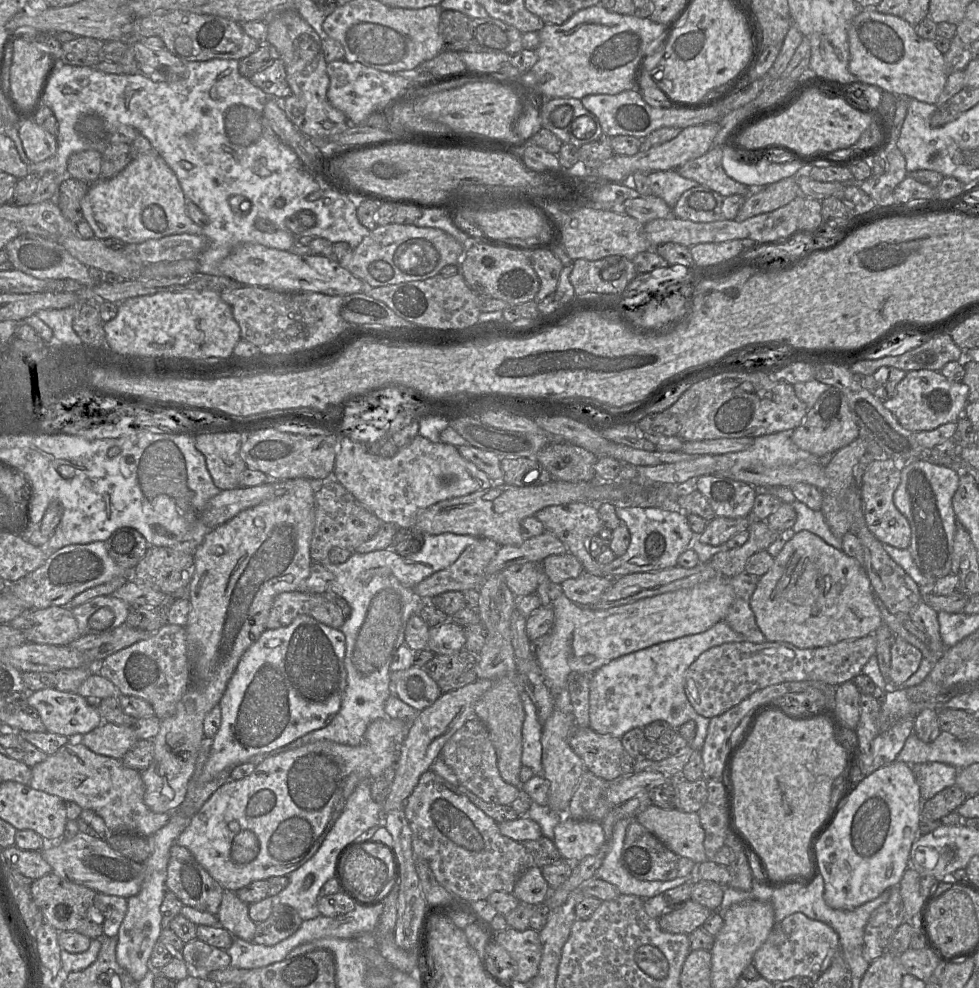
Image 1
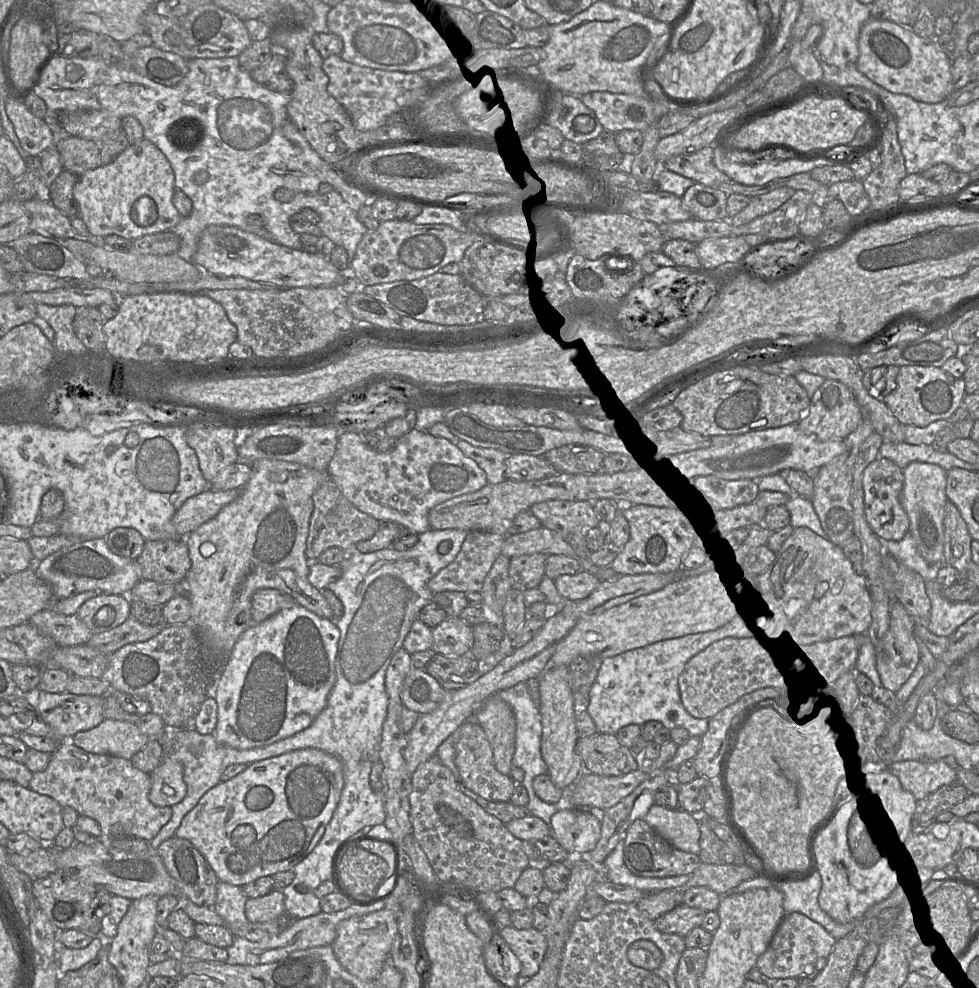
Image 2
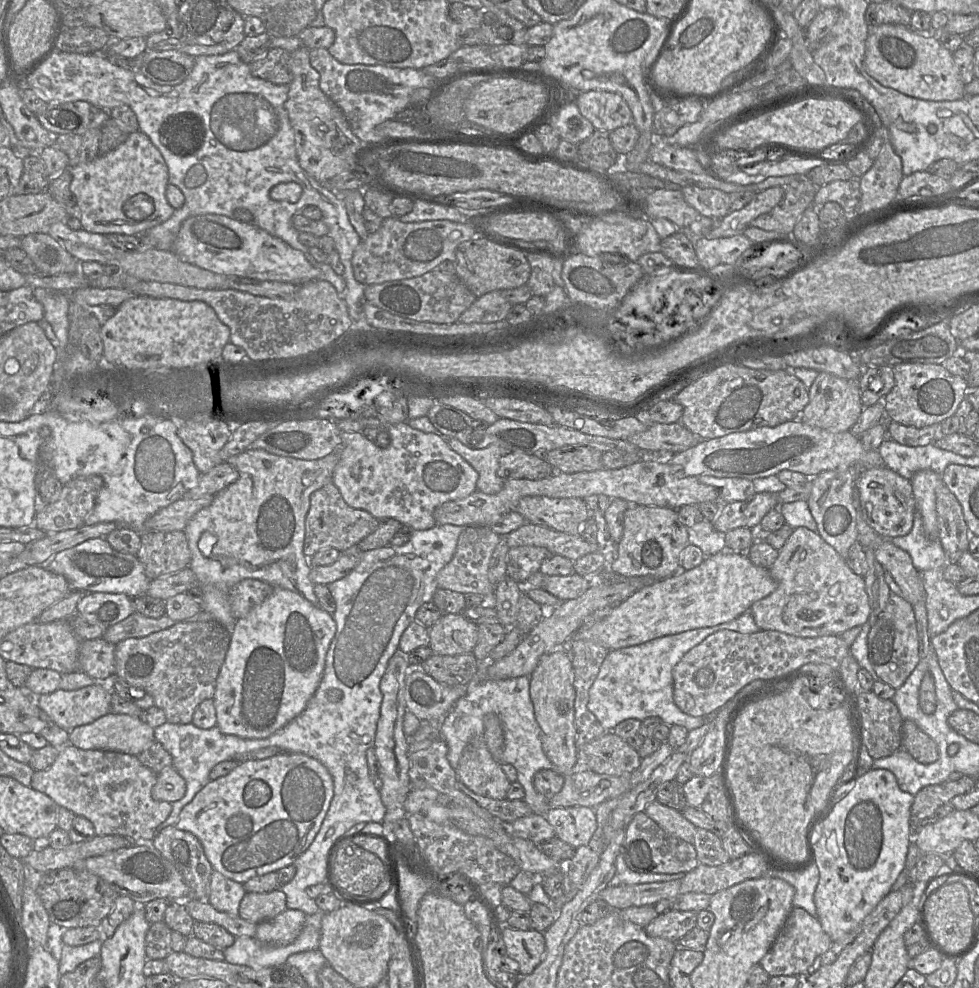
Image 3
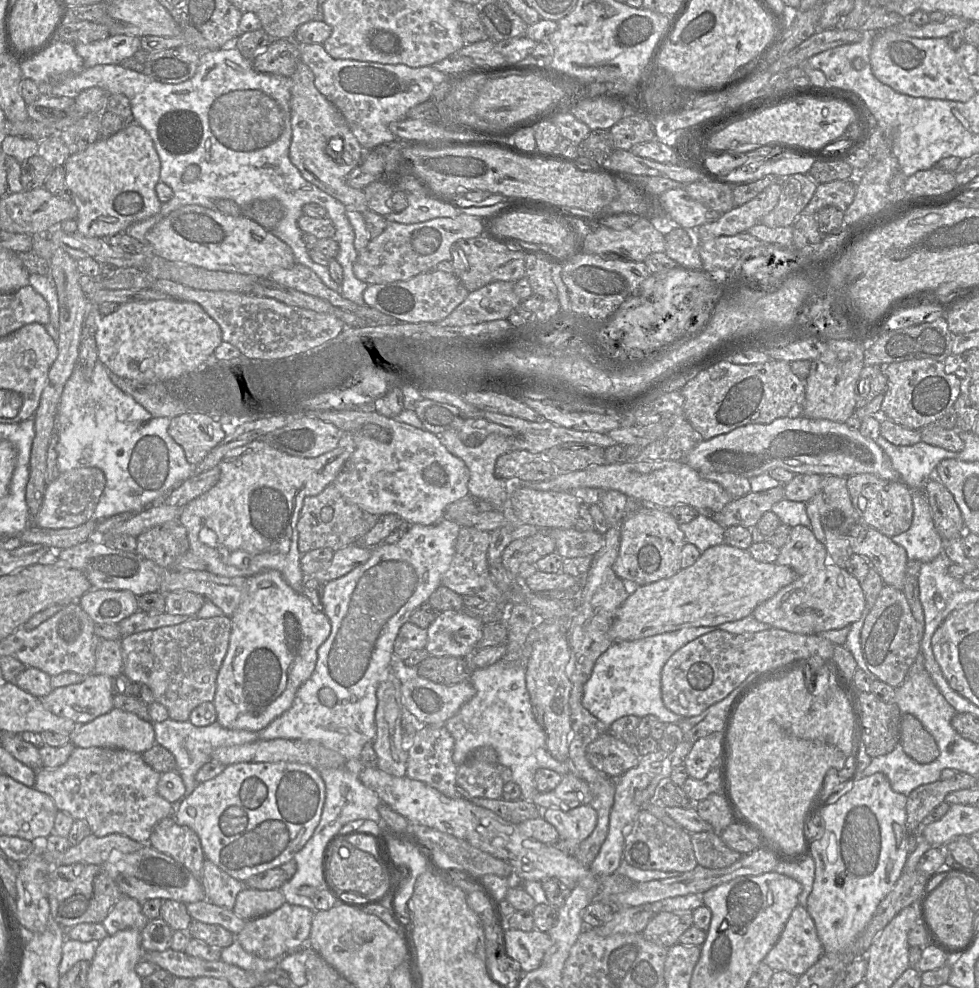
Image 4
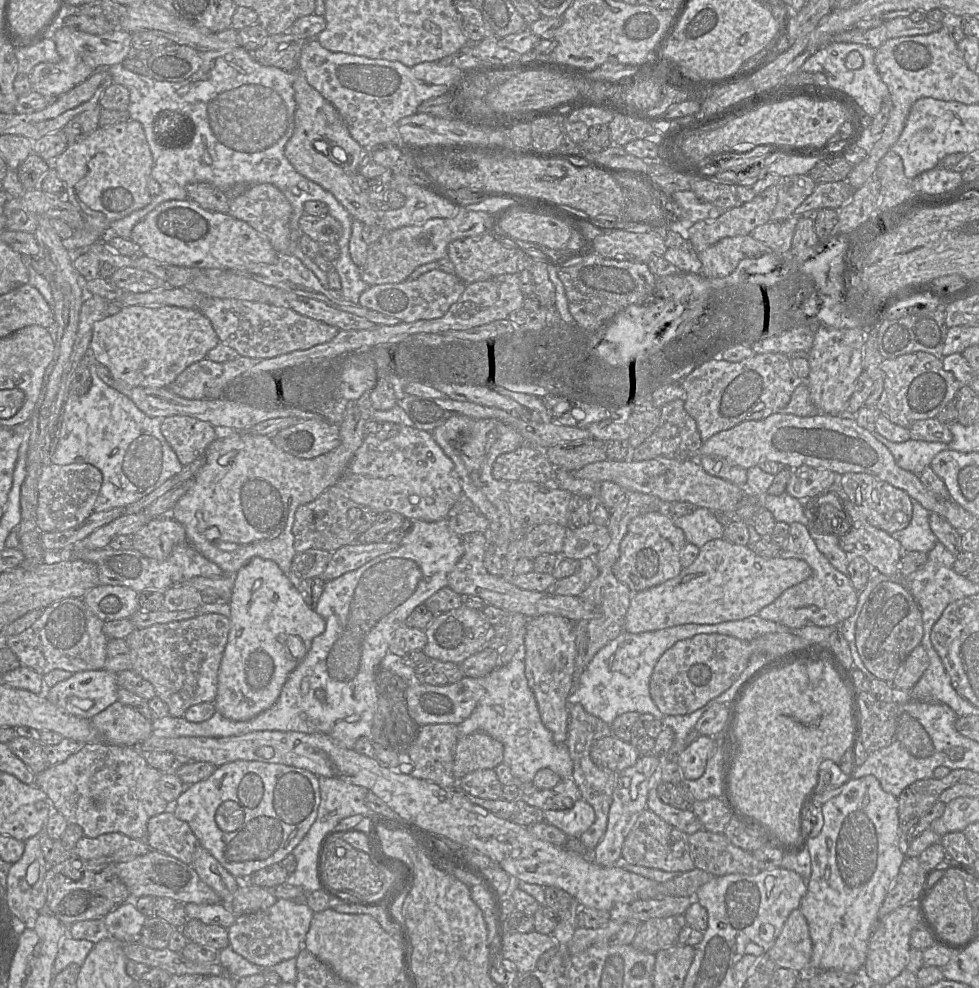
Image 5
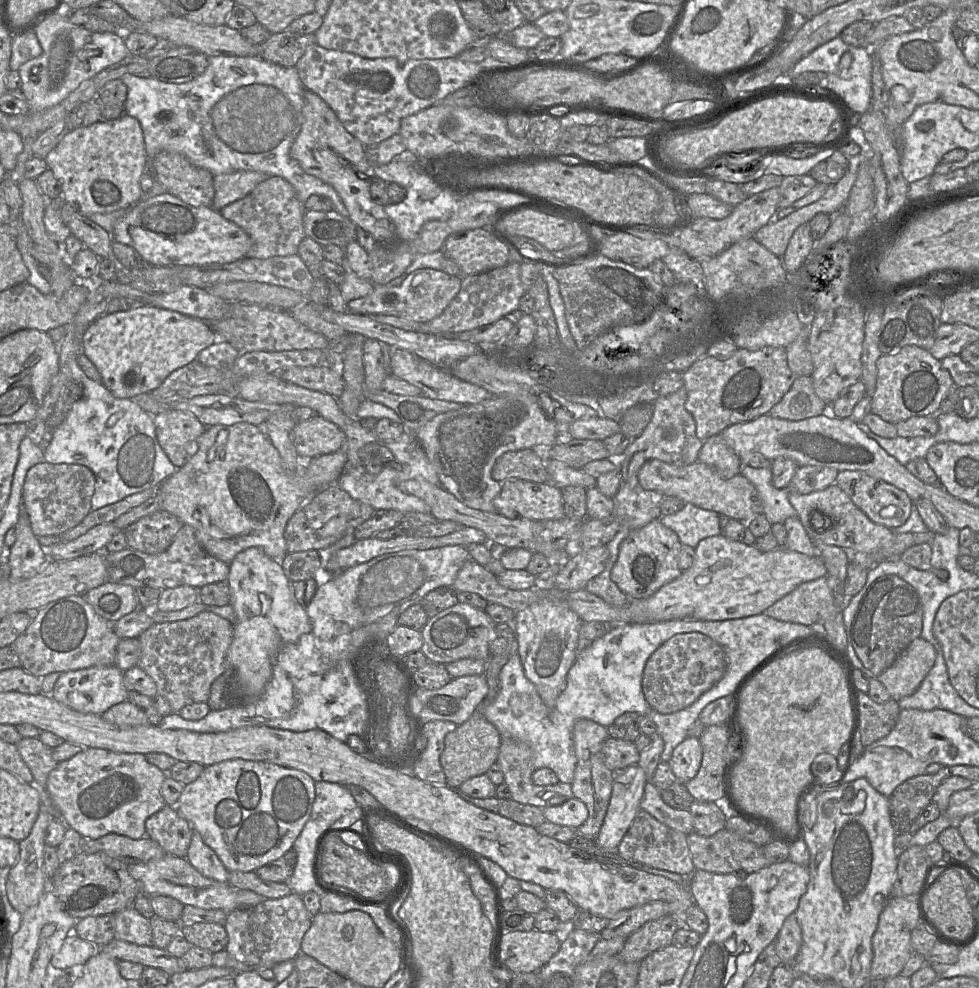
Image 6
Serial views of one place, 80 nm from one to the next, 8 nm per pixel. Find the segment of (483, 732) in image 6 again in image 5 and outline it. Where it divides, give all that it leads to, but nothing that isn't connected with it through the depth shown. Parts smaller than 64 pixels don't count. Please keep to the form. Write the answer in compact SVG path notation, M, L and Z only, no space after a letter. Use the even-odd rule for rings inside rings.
M483 732L460 737L456 744L453 774L457 781L479 769L495 769L503 762L503 744Z

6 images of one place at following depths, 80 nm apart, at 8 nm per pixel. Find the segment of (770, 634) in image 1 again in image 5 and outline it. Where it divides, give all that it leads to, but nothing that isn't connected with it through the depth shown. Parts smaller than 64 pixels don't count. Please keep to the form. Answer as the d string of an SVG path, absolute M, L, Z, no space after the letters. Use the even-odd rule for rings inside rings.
M798 522L791 523L787 541L779 556L804 560L812 569L812 574L803 582L785 590L774 602L758 612L758 616L789 628L807 625L827 627L839 626L852 616L857 607L859 592L853 587L847 574L837 570L818 550L808 528Z

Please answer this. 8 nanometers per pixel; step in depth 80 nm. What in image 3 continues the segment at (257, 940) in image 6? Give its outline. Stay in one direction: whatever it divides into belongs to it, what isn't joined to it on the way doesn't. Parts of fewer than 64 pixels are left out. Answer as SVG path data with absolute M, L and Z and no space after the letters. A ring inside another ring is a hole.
M286 909L271 920L257 924L255 938L268 946L285 946L300 934L307 914L297 909Z

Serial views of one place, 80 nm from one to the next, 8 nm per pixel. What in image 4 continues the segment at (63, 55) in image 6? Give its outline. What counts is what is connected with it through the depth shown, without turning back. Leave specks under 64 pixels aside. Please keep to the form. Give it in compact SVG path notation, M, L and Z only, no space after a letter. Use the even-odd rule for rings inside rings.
M110 35L104 40L74 45L76 53L83 59L85 67L102 64L120 64L141 49L140 37L129 35Z

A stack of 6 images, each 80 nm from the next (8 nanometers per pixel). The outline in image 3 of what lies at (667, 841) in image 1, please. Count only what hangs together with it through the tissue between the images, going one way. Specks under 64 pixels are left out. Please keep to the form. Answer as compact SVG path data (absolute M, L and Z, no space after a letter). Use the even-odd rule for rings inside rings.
M655 800L646 807L645 813L669 834L693 844L697 827L681 811Z

